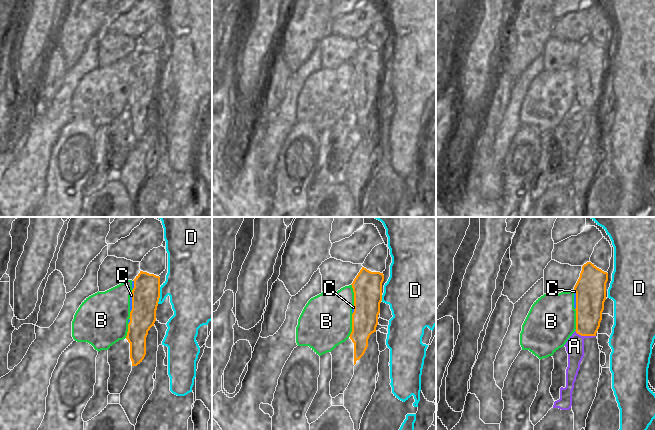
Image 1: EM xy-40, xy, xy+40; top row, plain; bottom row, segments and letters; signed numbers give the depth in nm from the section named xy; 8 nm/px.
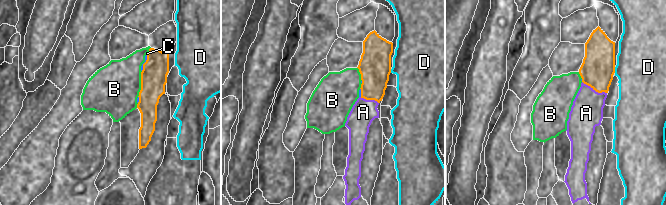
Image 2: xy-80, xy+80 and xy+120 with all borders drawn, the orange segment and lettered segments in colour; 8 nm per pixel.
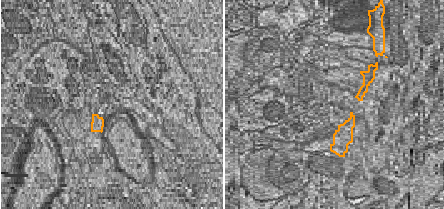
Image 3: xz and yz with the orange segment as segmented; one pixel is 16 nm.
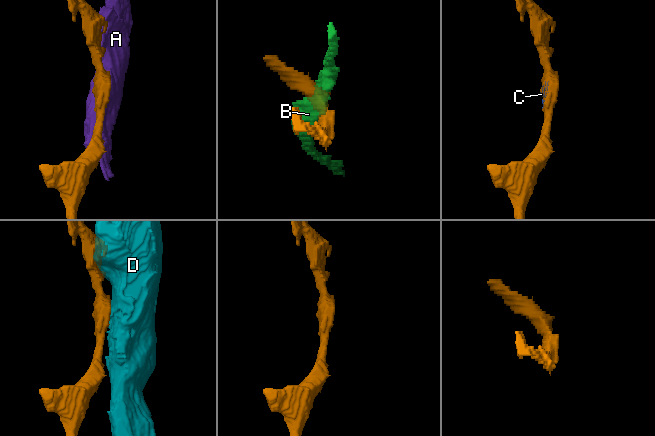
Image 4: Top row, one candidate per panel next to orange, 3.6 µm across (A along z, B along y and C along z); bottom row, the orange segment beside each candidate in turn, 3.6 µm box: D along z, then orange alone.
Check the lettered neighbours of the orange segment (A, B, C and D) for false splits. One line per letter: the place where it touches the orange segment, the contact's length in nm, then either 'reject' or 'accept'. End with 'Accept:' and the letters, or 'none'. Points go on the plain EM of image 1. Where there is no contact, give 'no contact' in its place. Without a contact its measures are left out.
A: xy+40 (585, 111) | 180 nm | reject
B: xy (352, 101) | 200 nm | reject
C: xy+40 (576, 76) | 160 nm | reject
D: xy-40 (159, 71) | 140 nm | reject
Accept: none

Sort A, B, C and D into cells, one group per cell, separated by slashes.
A / B C / D

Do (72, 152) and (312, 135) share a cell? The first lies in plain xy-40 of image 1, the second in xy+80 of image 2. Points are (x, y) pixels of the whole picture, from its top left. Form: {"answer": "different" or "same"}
{"answer": "same"}

